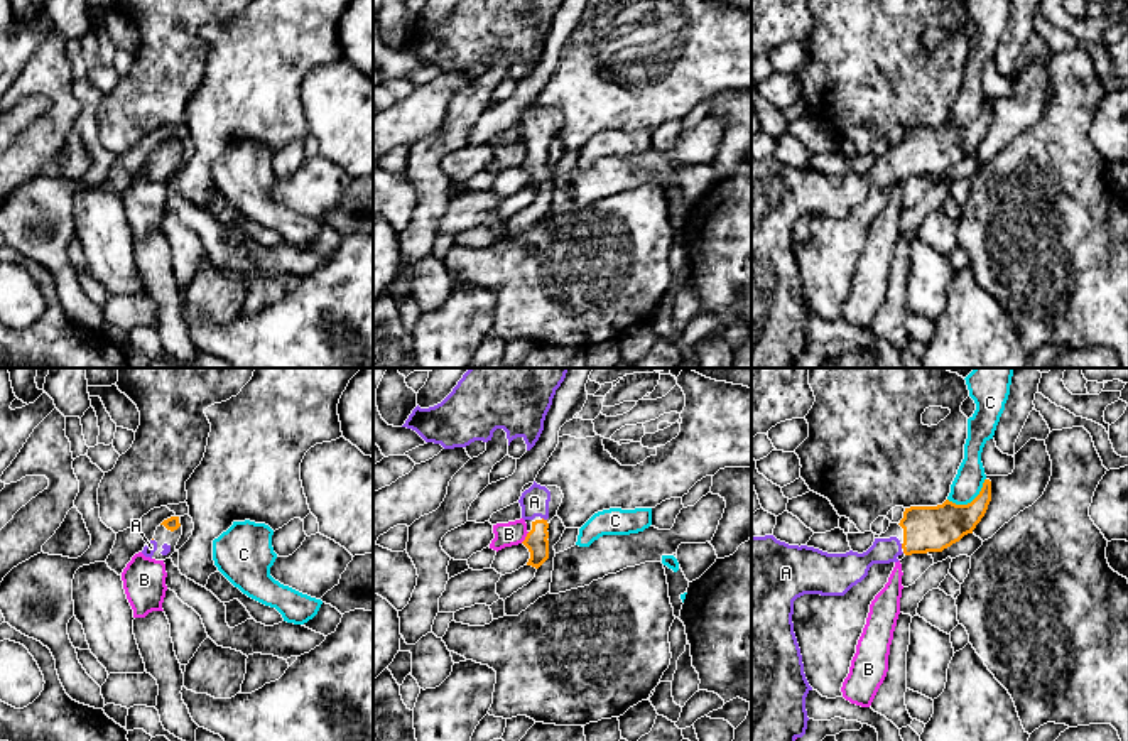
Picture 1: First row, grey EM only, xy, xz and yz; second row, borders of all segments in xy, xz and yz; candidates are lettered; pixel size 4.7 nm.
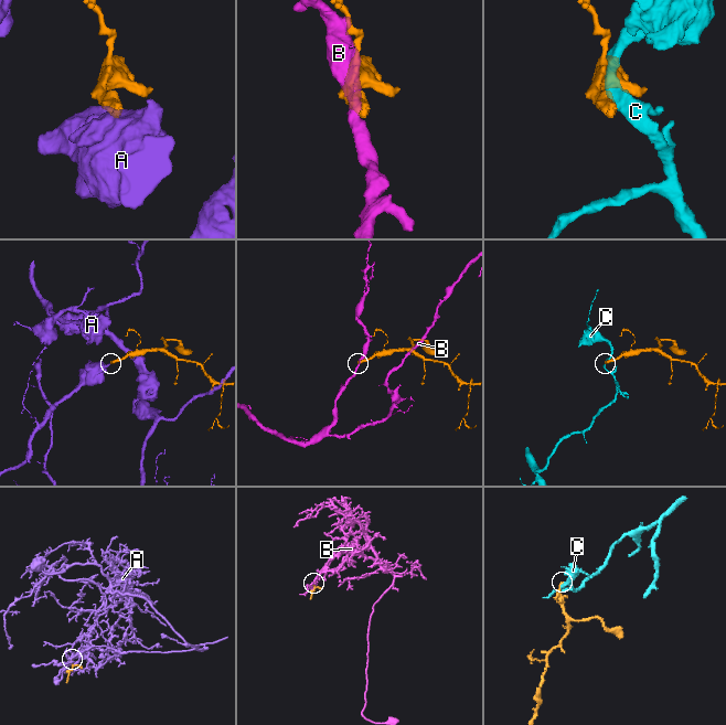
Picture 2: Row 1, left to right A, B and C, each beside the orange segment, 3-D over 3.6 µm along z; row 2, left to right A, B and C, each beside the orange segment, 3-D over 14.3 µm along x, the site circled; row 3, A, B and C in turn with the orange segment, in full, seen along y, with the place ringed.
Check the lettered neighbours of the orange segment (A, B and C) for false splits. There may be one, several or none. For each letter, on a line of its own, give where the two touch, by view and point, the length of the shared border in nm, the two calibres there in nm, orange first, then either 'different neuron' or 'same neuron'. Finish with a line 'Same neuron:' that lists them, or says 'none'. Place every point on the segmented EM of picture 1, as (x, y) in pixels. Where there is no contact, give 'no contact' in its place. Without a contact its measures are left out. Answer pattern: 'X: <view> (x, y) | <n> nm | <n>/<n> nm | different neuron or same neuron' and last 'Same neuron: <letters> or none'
A: xz (542, 519) | 30 nm | 110/140 nm | same neuron
B: xz (526, 537) | 70 nm | 110/110 nm | different neuron
C: yz (971, 502) | 220 nm | 220/140 nm | different neuron
Same neuron: A

